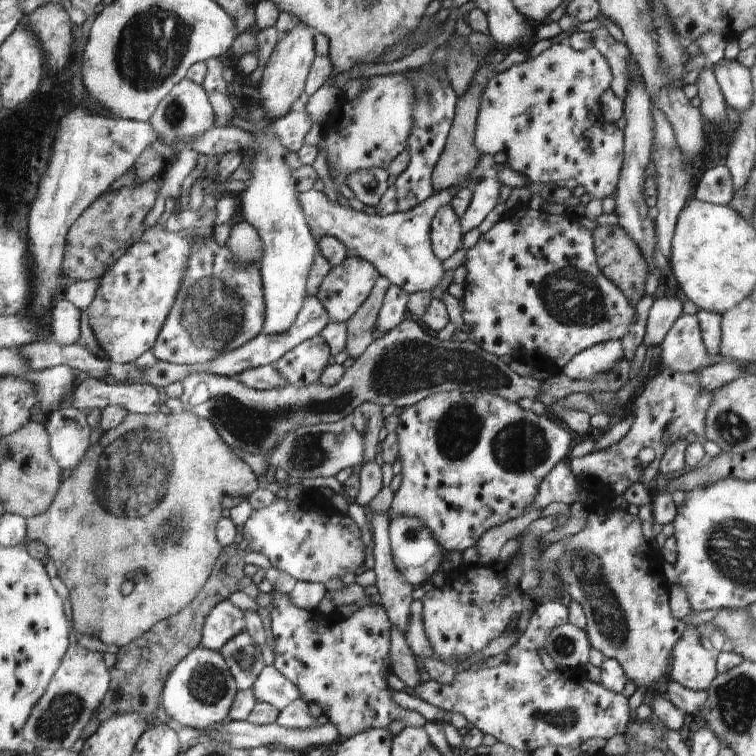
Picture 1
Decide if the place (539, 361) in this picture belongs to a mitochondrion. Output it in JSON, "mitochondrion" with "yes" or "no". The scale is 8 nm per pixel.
{"mitochondrion":"no"}

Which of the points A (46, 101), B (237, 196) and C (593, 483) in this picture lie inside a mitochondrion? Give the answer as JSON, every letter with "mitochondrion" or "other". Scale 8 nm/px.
{"A":"other","B":"other","C":"other"}

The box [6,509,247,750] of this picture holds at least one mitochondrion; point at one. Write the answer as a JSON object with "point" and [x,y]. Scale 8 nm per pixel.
{"point":[56,721]}

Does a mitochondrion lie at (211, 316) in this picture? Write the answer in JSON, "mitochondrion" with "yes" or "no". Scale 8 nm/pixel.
{"mitochondrion":"yes"}

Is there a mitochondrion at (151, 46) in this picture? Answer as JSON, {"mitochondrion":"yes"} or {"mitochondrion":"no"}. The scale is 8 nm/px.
{"mitochondrion":"yes"}

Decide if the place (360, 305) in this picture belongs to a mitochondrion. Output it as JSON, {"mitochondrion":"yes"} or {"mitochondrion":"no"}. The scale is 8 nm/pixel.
{"mitochondrion":"no"}

